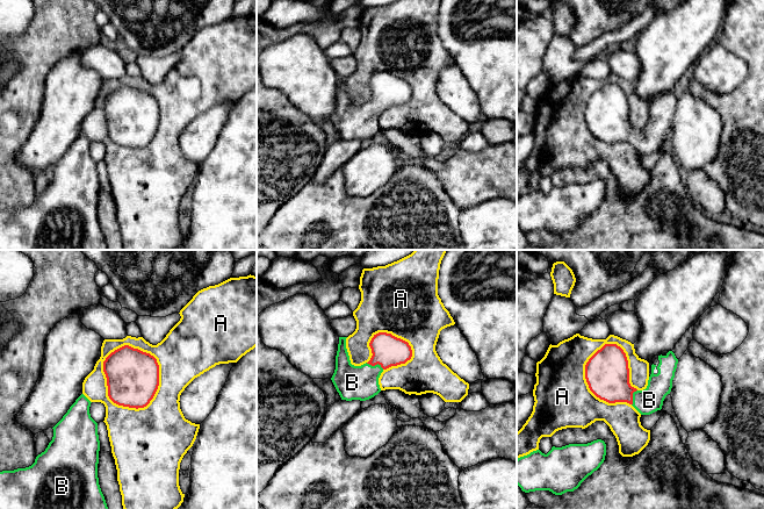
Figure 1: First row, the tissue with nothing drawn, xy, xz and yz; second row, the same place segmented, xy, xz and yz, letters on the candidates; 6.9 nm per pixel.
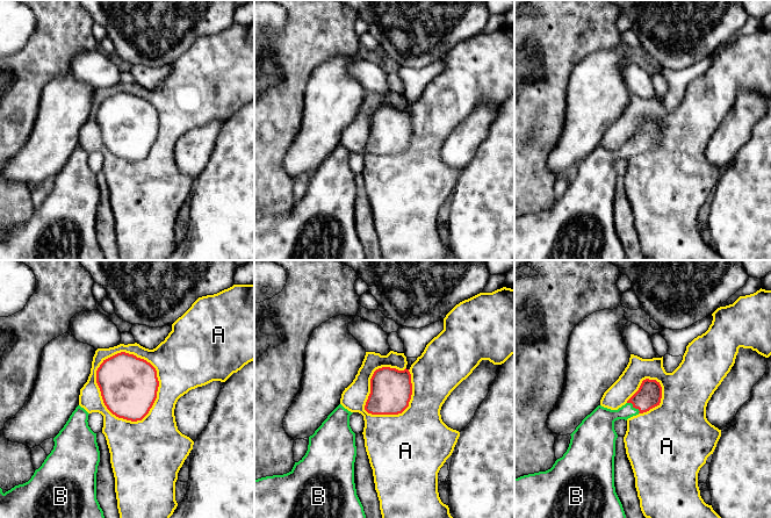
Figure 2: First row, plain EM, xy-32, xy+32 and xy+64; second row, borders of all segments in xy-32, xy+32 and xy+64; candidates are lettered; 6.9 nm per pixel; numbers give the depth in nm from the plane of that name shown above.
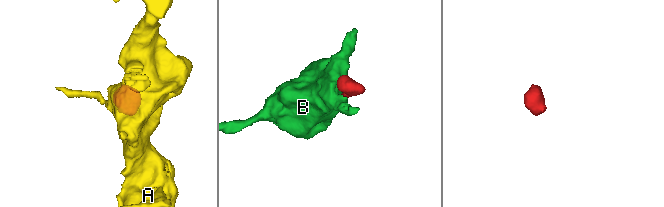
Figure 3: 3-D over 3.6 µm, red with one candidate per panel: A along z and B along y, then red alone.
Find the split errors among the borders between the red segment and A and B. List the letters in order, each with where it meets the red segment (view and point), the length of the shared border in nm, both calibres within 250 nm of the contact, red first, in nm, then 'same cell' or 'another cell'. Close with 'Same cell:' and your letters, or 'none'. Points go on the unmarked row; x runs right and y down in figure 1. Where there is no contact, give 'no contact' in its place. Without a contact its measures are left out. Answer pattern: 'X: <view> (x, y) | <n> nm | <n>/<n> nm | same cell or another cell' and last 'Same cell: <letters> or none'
A: xy (158, 108) | 460 nm | 360/380 nm | another cell
B: xz (375, 104) | 130 nm | 220/240 nm | same cell
Same cell: B

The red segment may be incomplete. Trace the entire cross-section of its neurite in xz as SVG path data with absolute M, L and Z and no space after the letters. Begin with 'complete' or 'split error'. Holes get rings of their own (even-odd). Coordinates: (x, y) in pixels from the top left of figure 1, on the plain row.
split error; M379 72L372 78L369 86L372 98L361 106L351 103L346 88L346 78L339 77L336 95L336 109L331 117L341 139L366 141L381 131L379 117L381 113L391 107L405 103L412 96L408 81L387 72Z

